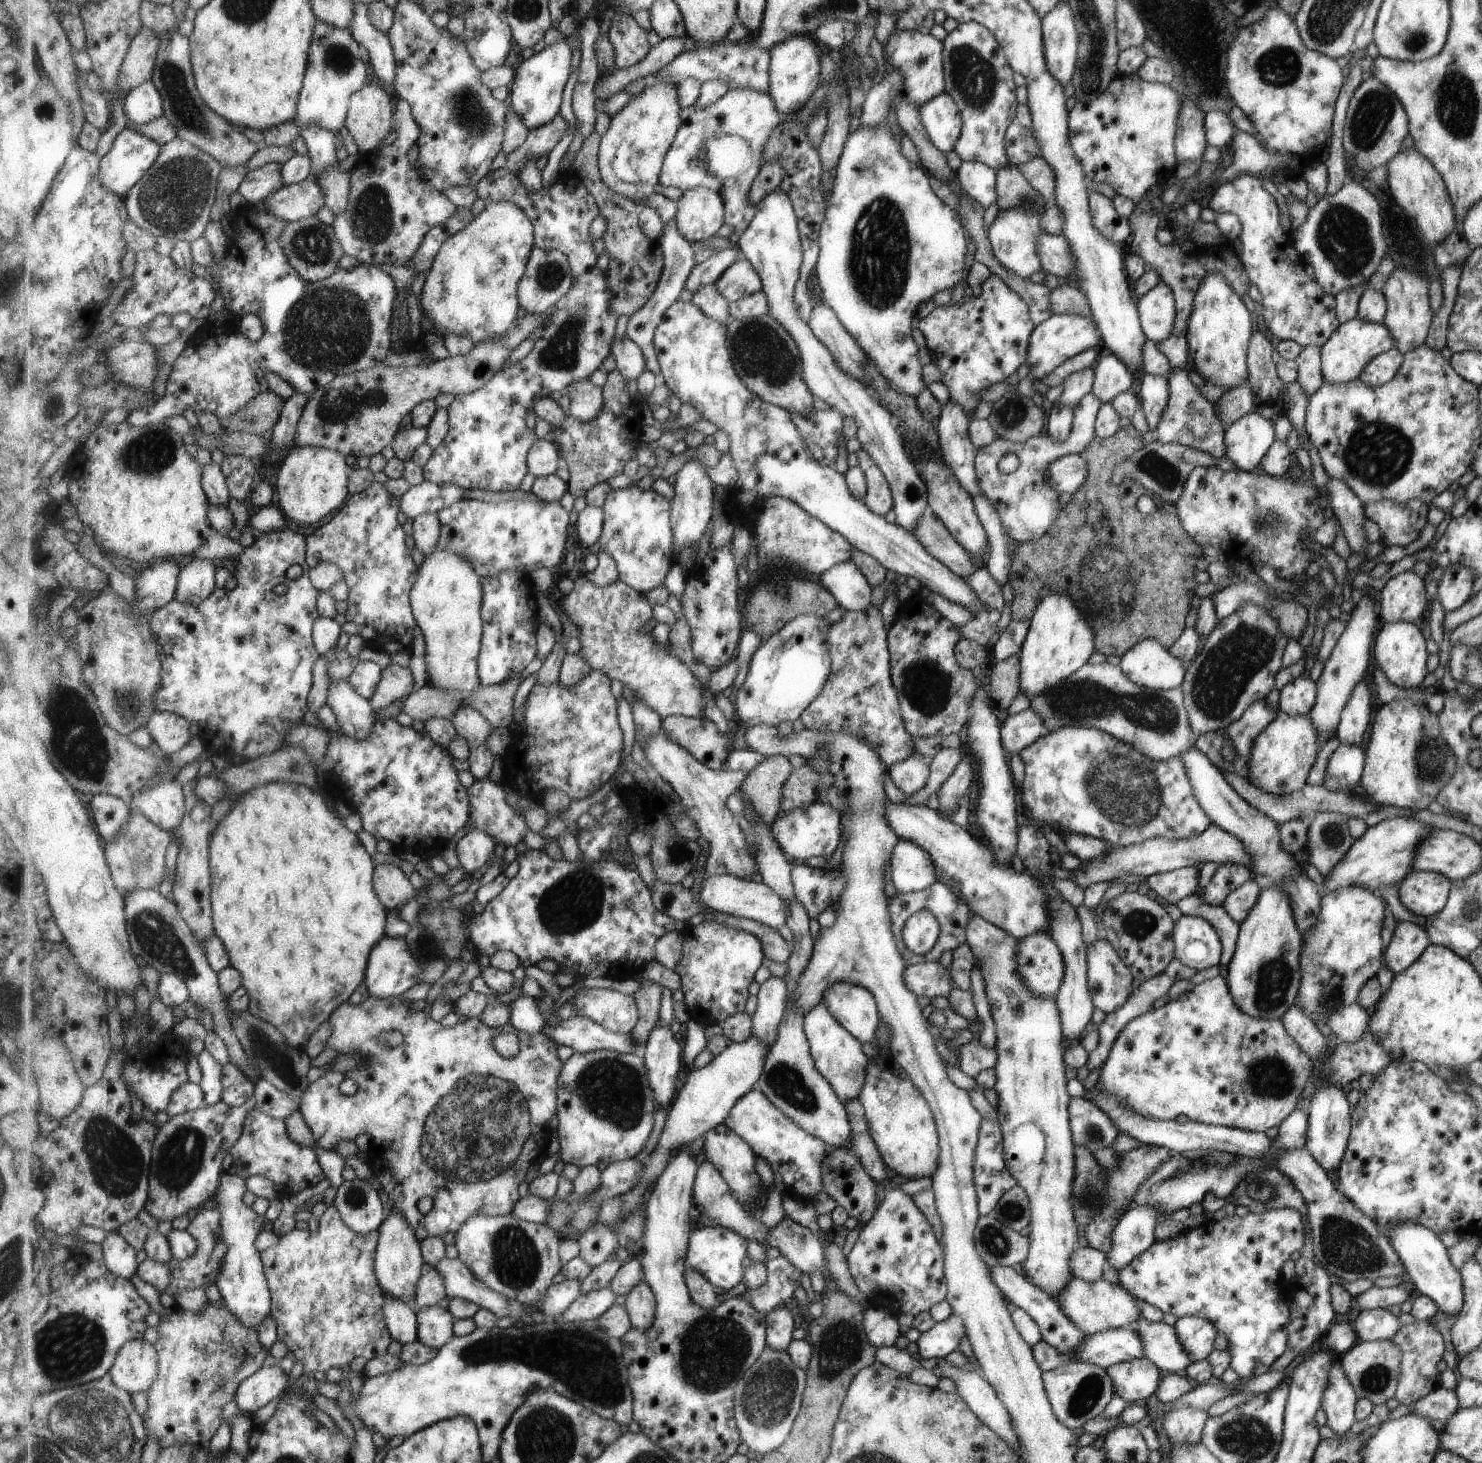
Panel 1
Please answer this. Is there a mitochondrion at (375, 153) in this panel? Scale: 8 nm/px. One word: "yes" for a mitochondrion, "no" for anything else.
no

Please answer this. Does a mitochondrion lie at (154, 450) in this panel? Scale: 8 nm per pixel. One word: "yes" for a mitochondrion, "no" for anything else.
yes

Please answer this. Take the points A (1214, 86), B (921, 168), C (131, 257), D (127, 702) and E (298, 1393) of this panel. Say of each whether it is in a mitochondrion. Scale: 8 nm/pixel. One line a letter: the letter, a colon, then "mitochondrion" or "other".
A: other
B: other
C: other
D: mitochondrion
E: other

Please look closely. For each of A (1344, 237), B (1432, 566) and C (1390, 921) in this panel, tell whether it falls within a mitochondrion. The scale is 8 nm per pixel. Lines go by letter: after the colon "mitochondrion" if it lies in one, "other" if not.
A: mitochondrion
B: other
C: other

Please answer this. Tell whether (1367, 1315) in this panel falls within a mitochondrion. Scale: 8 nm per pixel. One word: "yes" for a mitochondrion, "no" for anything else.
no

